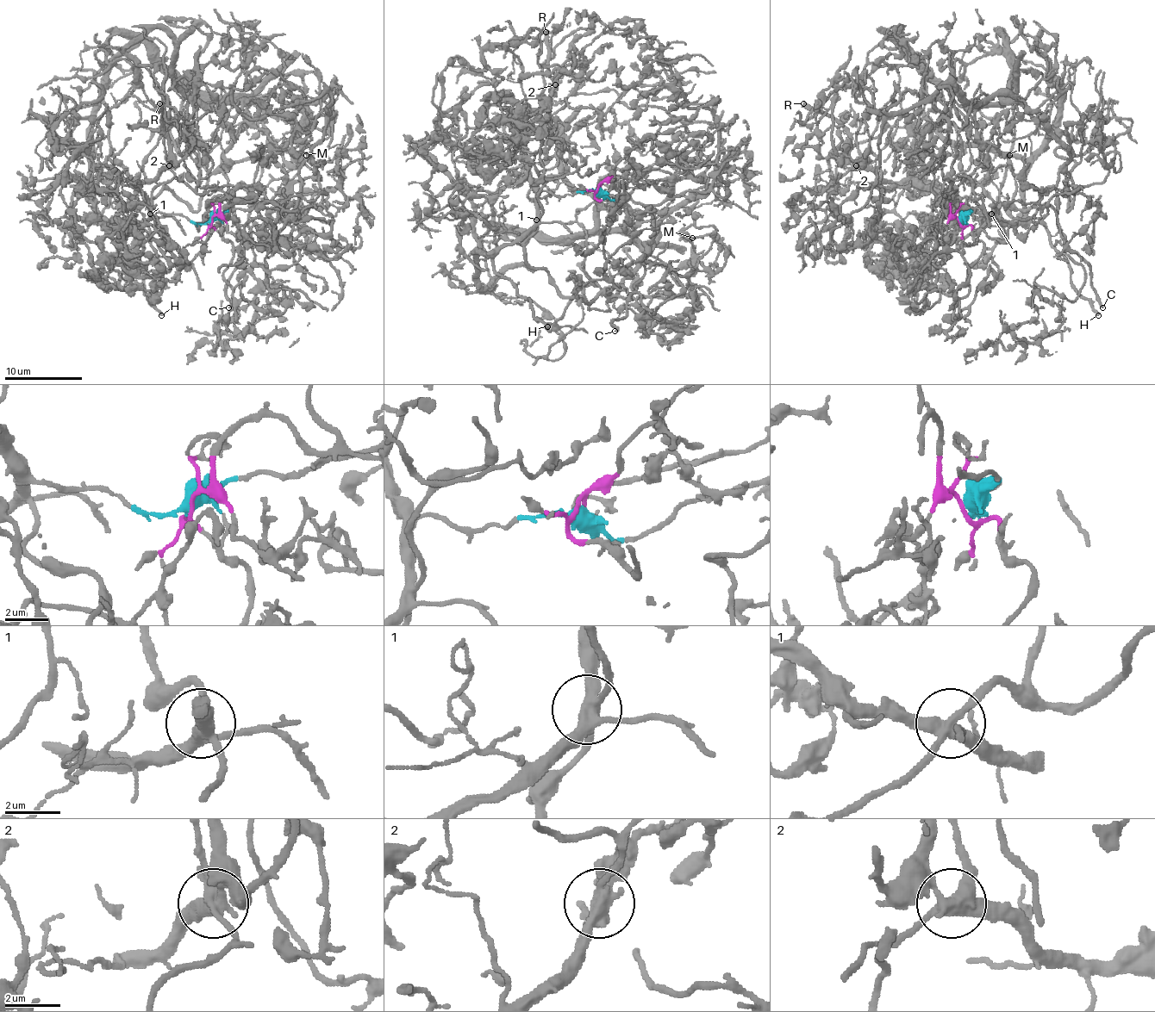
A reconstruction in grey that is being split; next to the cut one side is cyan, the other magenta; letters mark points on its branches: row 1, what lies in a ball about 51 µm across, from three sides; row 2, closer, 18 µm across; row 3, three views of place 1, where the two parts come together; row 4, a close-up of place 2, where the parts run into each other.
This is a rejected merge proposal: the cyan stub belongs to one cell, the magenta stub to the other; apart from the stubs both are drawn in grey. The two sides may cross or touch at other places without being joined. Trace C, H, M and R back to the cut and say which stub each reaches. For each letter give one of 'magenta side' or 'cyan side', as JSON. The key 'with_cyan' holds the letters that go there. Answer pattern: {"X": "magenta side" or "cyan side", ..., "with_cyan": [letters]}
{"C": "magenta side", "H": "cyan side", "M": "magenta side", "R": "cyan side", "with_cyan": ["H", "R"]}

